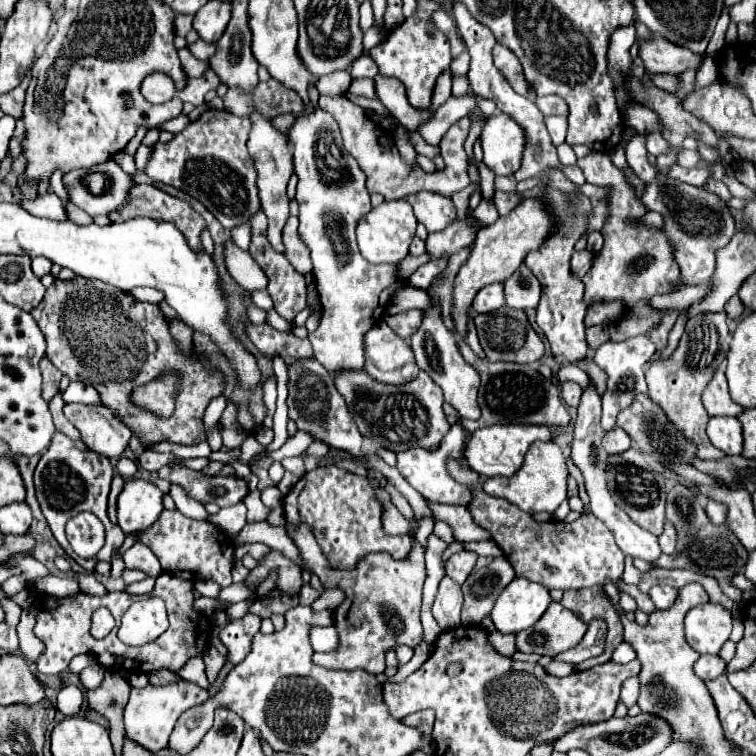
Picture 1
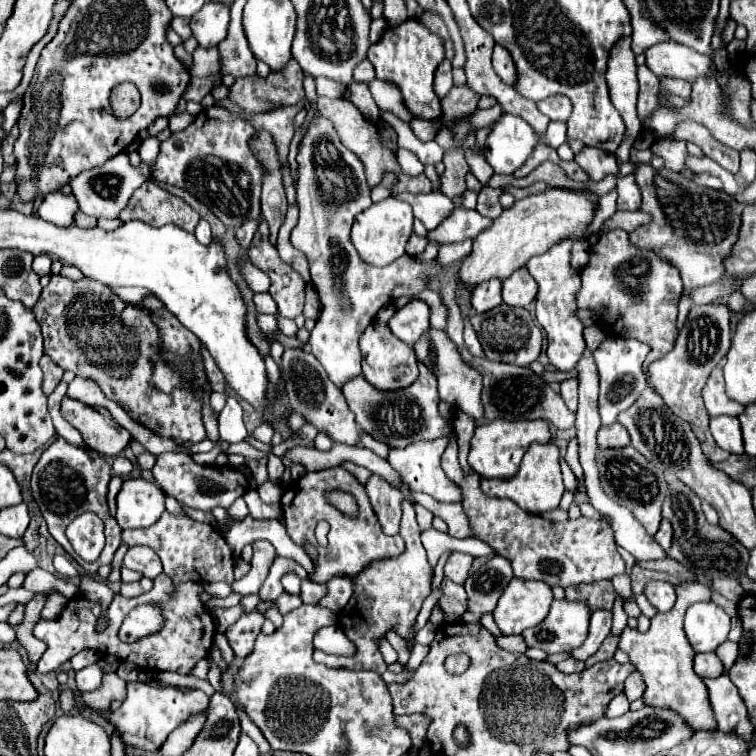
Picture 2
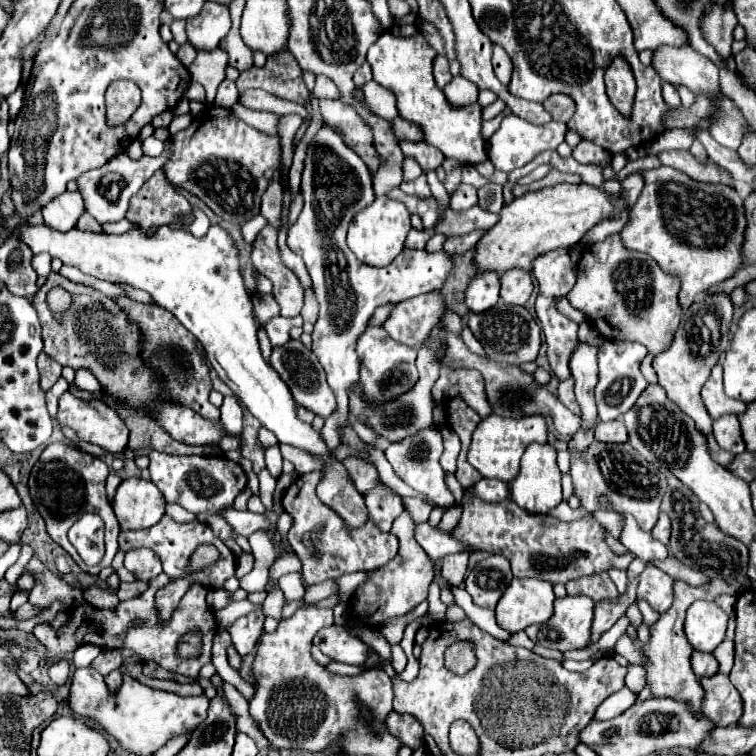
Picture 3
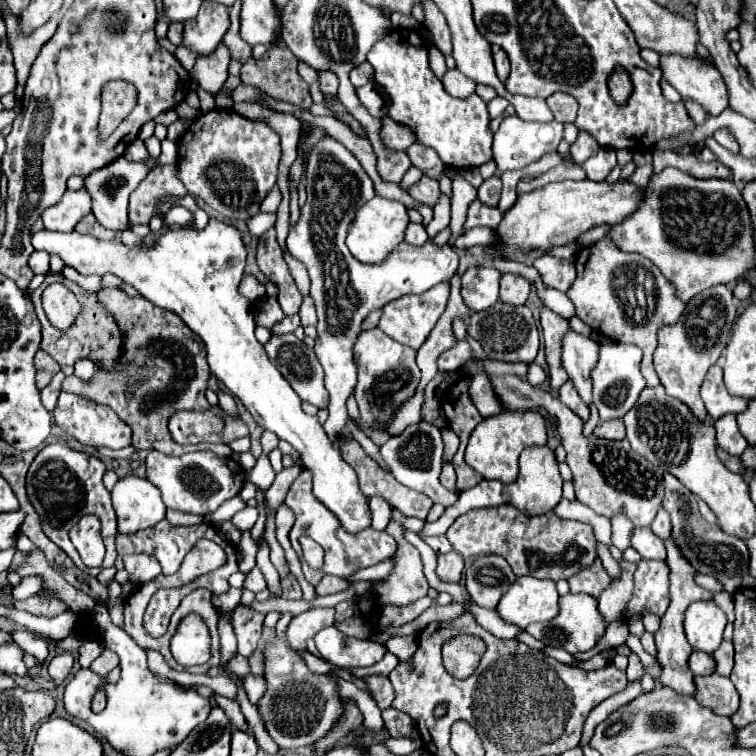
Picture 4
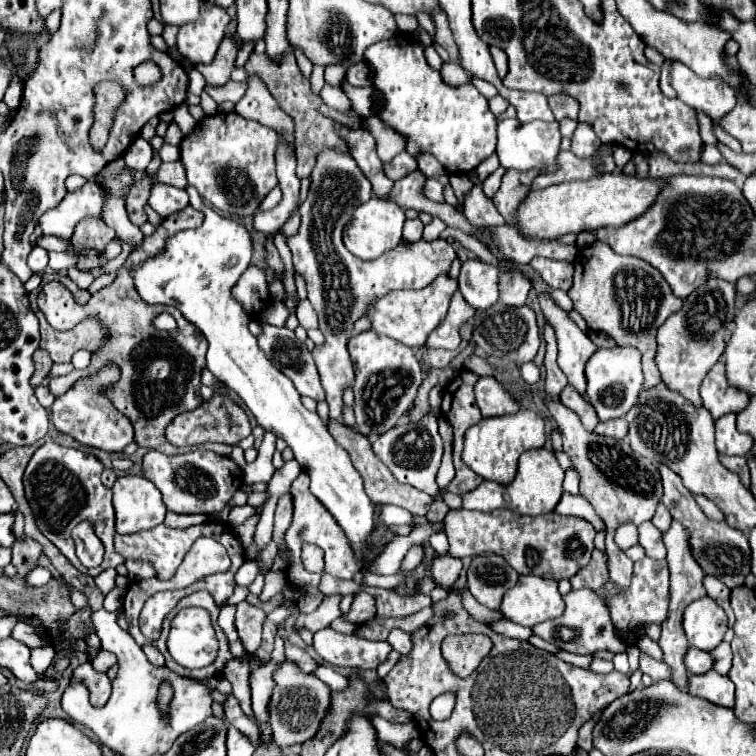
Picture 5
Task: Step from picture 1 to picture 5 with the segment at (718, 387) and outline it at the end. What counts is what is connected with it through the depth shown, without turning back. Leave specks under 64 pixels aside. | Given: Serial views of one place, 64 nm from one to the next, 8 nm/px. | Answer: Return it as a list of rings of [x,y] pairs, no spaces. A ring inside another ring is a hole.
[[[718,360],[714,368],[708,372],[708,376],[700,386],[700,396],[702,396],[704,408],[712,414],[714,420],[718,420],[728,412],[738,414],[750,402],[750,396],[744,390],[728,384],[728,378],[724,372],[724,360]]]

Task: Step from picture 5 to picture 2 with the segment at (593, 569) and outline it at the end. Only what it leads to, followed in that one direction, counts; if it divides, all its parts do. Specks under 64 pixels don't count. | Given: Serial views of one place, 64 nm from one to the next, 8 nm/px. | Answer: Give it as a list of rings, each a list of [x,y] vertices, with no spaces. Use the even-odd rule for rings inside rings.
[[[598,580],[596,584],[574,584],[566,588],[568,600],[588,600],[590,608],[612,608],[616,600],[616,590],[610,580]]]

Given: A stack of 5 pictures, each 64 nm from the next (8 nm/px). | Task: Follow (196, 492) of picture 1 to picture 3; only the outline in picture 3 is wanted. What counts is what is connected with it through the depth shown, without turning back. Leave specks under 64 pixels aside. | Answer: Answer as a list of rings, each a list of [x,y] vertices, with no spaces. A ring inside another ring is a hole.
[[[158,450],[150,452],[150,480],[160,488],[168,504],[180,504],[194,514],[216,514],[234,502],[246,488],[246,474],[240,464],[226,456],[170,456]]]

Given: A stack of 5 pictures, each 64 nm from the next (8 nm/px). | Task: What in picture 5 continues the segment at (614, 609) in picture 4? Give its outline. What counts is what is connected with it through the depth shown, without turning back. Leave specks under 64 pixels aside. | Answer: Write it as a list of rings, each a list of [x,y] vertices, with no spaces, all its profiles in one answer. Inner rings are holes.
[[[548,400],[548,410],[554,416],[558,430],[562,434],[564,452],[570,456],[572,466],[580,472],[580,496],[584,496],[596,510],[596,514],[606,524],[606,554],[608,554],[608,570],[610,580],[616,582],[620,588],[628,586],[632,576],[632,560],[626,556],[622,548],[614,542],[614,534],[622,524],[636,524],[640,526],[646,520],[652,520],[654,510],[662,498],[662,480],[658,468],[652,460],[632,452],[628,440],[616,440],[608,436],[598,436],[588,432],[580,418],[564,408],[558,400]]]

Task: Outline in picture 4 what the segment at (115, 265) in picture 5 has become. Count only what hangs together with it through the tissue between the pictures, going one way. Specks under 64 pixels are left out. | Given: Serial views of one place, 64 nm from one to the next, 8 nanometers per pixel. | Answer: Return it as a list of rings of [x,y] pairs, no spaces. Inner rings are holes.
[[[131,224],[130,230],[121,234],[122,242],[129,248],[133,248],[134,245],[142,240],[150,233],[149,225],[134,225]]]

